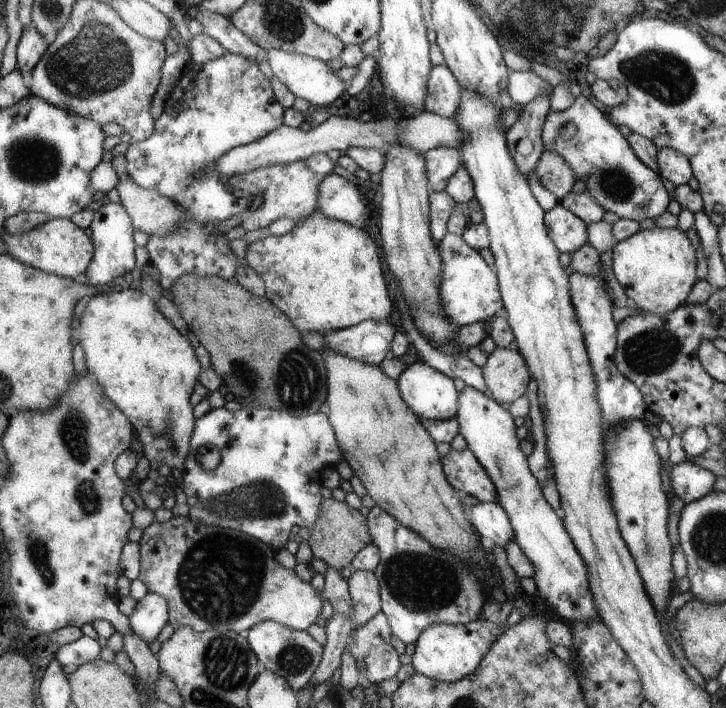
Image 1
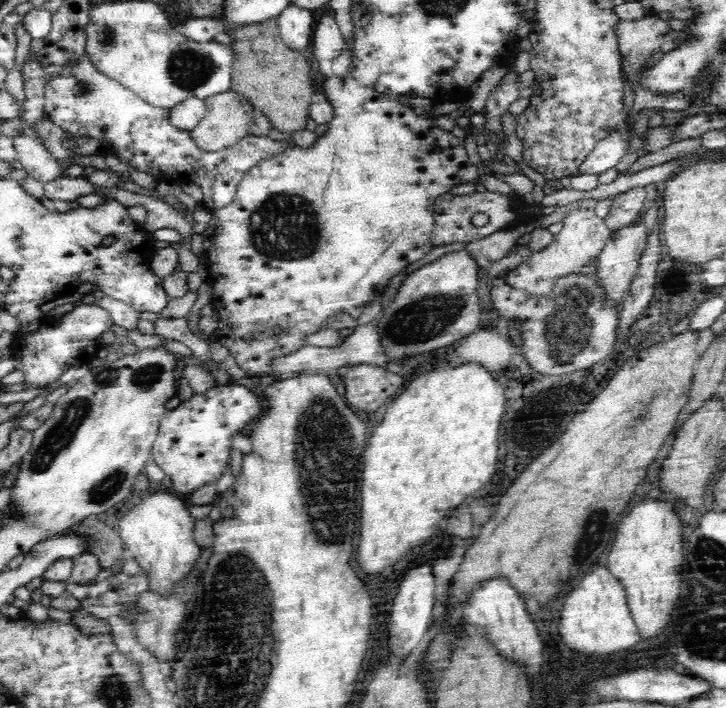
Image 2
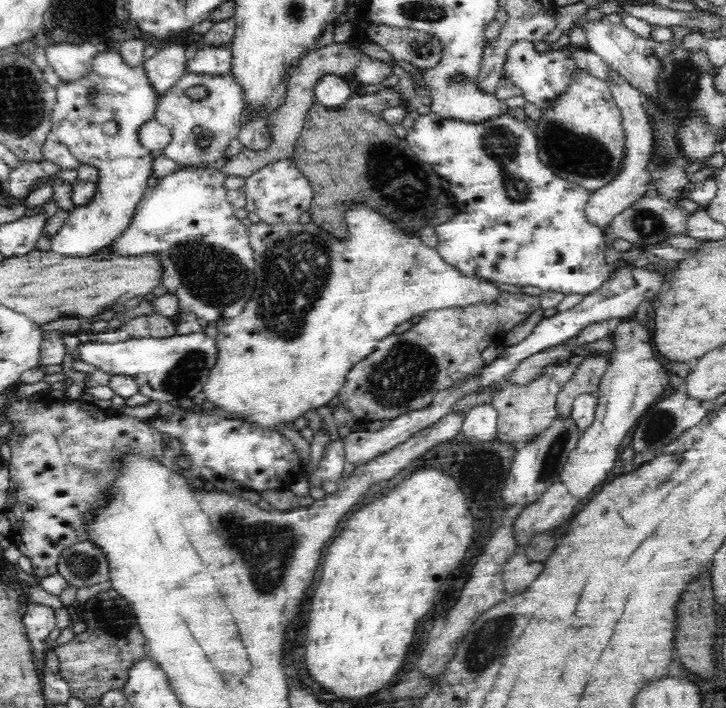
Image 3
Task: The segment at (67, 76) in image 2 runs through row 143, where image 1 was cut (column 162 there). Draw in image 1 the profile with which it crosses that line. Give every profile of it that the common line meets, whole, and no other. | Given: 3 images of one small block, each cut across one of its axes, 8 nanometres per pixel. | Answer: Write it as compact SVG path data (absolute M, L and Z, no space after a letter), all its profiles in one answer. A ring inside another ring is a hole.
M227 51L221 58L205 64L189 62L180 80L176 82L174 90L164 102L164 110L156 120L155 135L144 141L129 143L124 156L128 161L128 175L133 182L141 188L151 189L170 198L185 209L185 222L179 222L176 233L169 236L163 234L150 236L146 246L150 263L160 271L160 285L163 289L170 289L176 280L180 280L188 273L202 277L216 276L228 281L235 280L241 265L229 247L230 240L226 239L226 234L213 234L211 224L215 220L226 220L242 213L245 206L243 200L235 197L227 185L218 181L220 176L213 172L211 164L226 152L232 151L232 148L255 142L280 127L284 108L276 102L268 80L252 59Z

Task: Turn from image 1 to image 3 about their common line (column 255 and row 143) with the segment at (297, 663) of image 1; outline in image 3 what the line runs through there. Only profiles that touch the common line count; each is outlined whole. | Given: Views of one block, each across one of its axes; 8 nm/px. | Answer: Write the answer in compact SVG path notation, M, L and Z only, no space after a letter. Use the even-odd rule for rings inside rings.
M610 67L609 89L614 97L615 103L621 110L623 116L624 135L627 136L627 149L624 150L624 160L622 170L615 180L606 186L592 191L585 206L585 220L592 226L597 226L600 230L611 226L612 220L618 216L626 207L632 206L636 199L642 198L646 194L649 182L649 172L647 164L652 158L652 150L656 146L656 139L652 136L651 122L648 122L648 114L645 113L643 97L638 89L634 88L616 69Z

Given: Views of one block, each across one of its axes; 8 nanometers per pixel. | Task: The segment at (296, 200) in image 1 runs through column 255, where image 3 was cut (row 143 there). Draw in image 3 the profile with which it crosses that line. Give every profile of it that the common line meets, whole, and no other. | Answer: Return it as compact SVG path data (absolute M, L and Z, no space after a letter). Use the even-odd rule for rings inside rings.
M186 72L174 86L170 87L163 95L159 96L155 119L171 130L171 142L162 150L170 160L181 166L198 166L206 158L206 152L196 146L194 128L200 128L200 136L220 138L220 158L225 153L231 140L237 138L241 129L240 114L244 108L244 93L240 82L236 81L231 72L225 75L196 74ZM191 86L206 86L206 98L194 100L186 95L186 90Z

